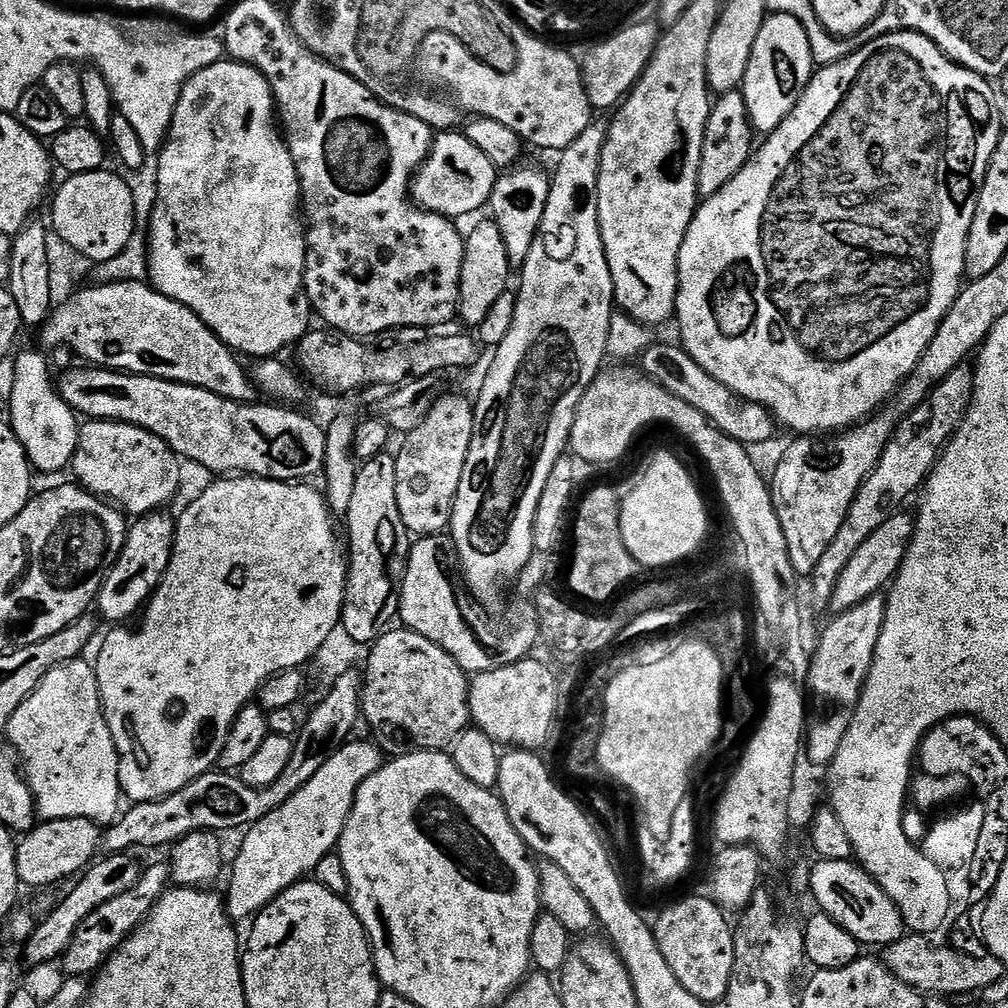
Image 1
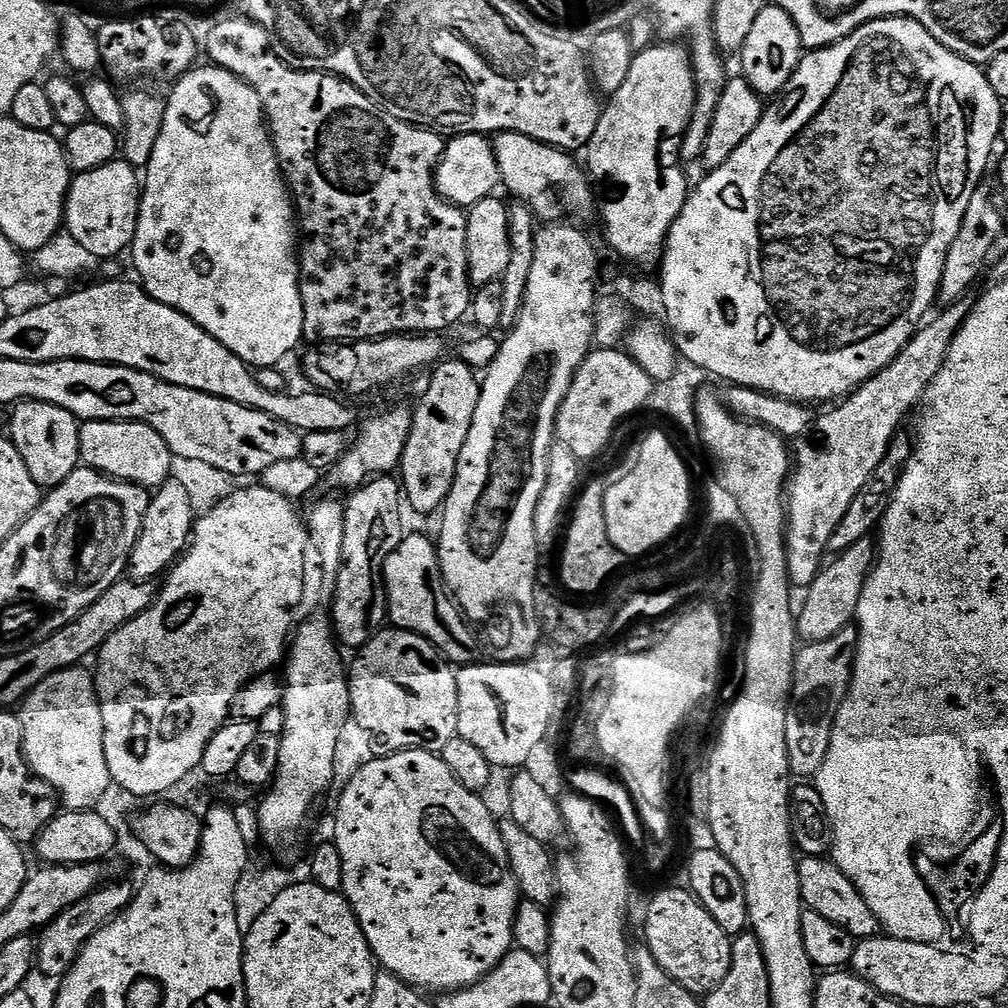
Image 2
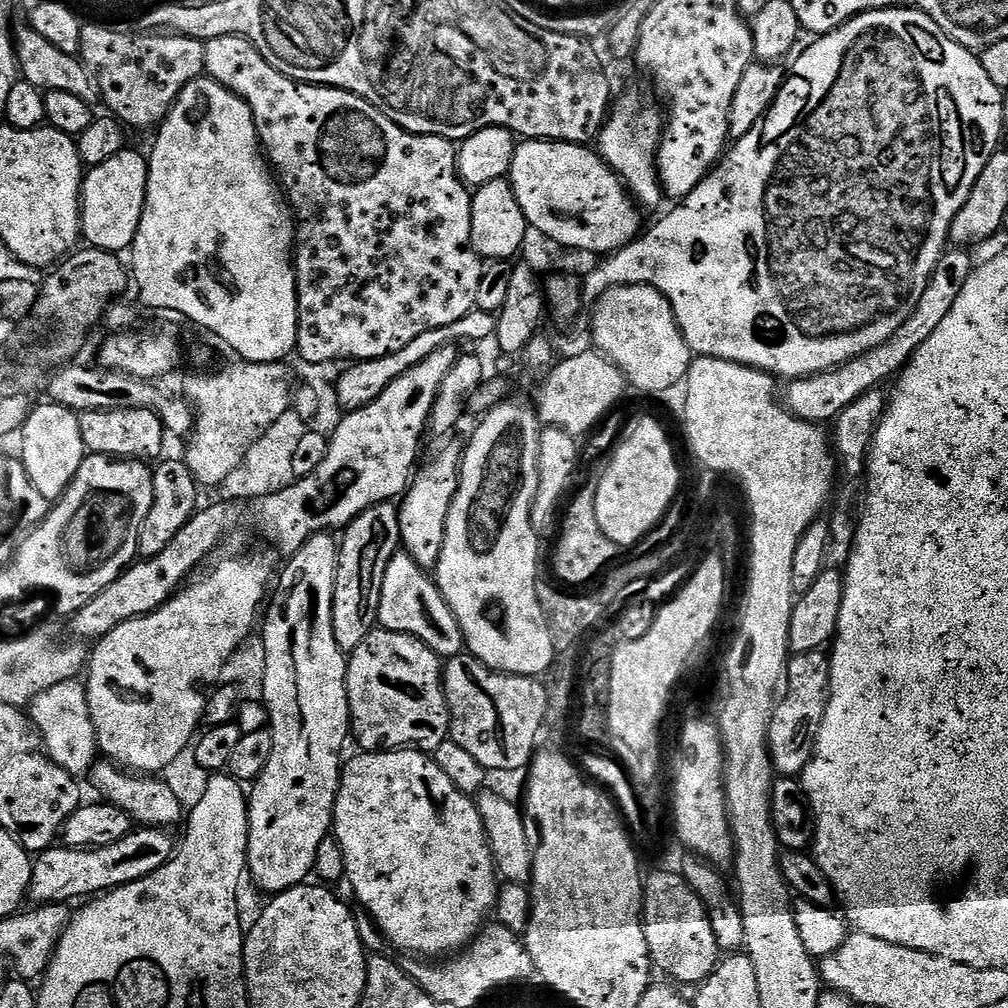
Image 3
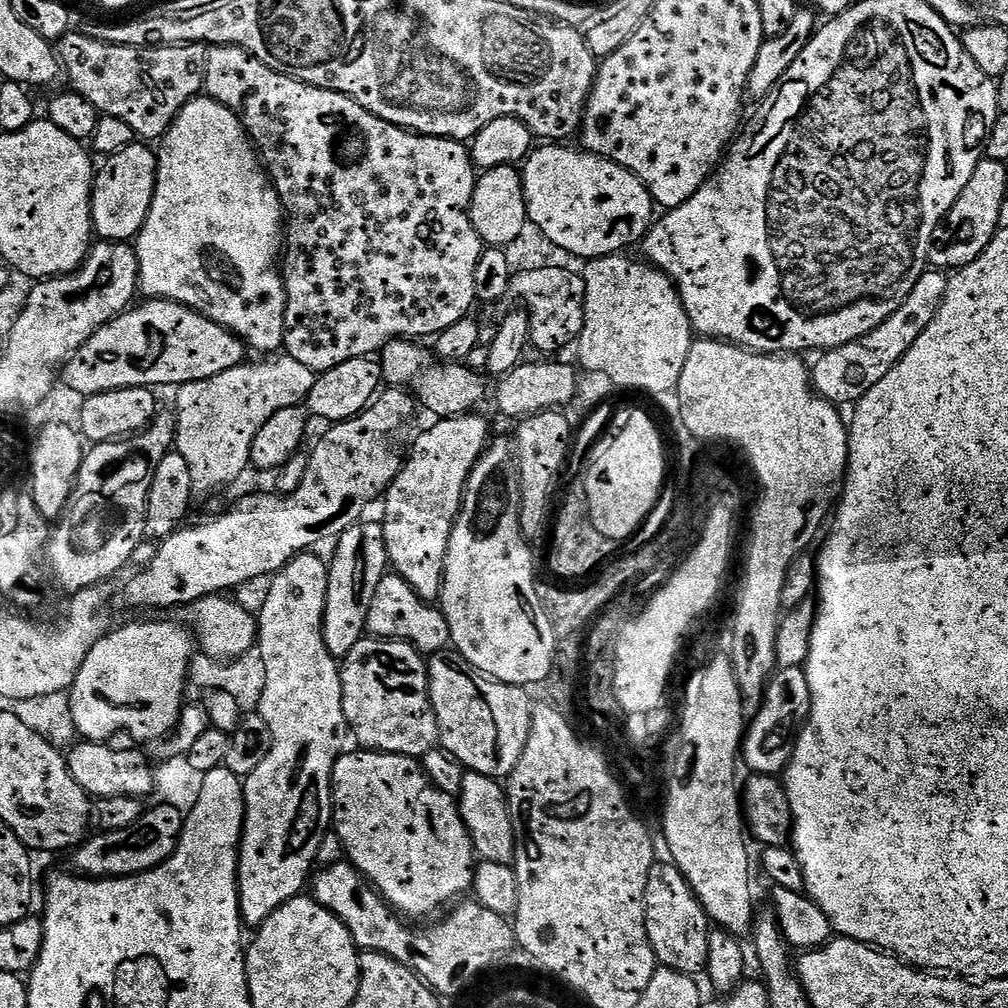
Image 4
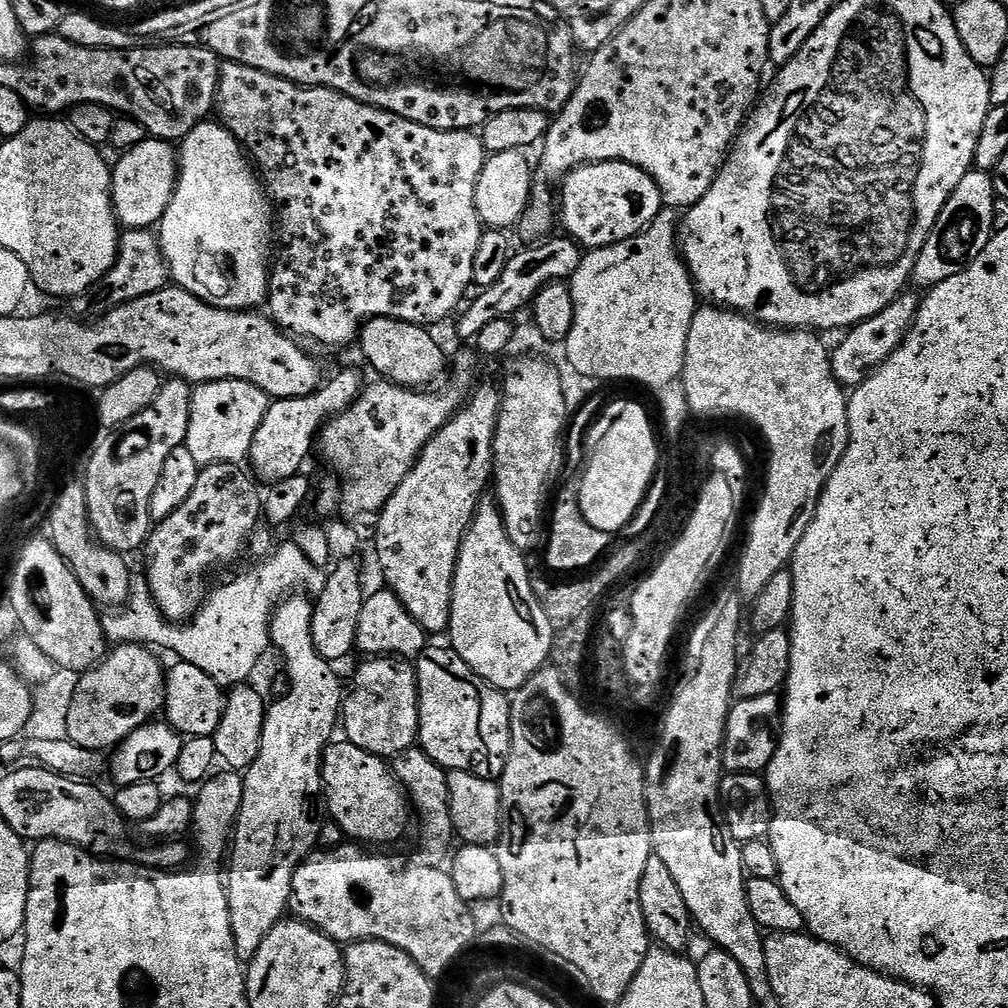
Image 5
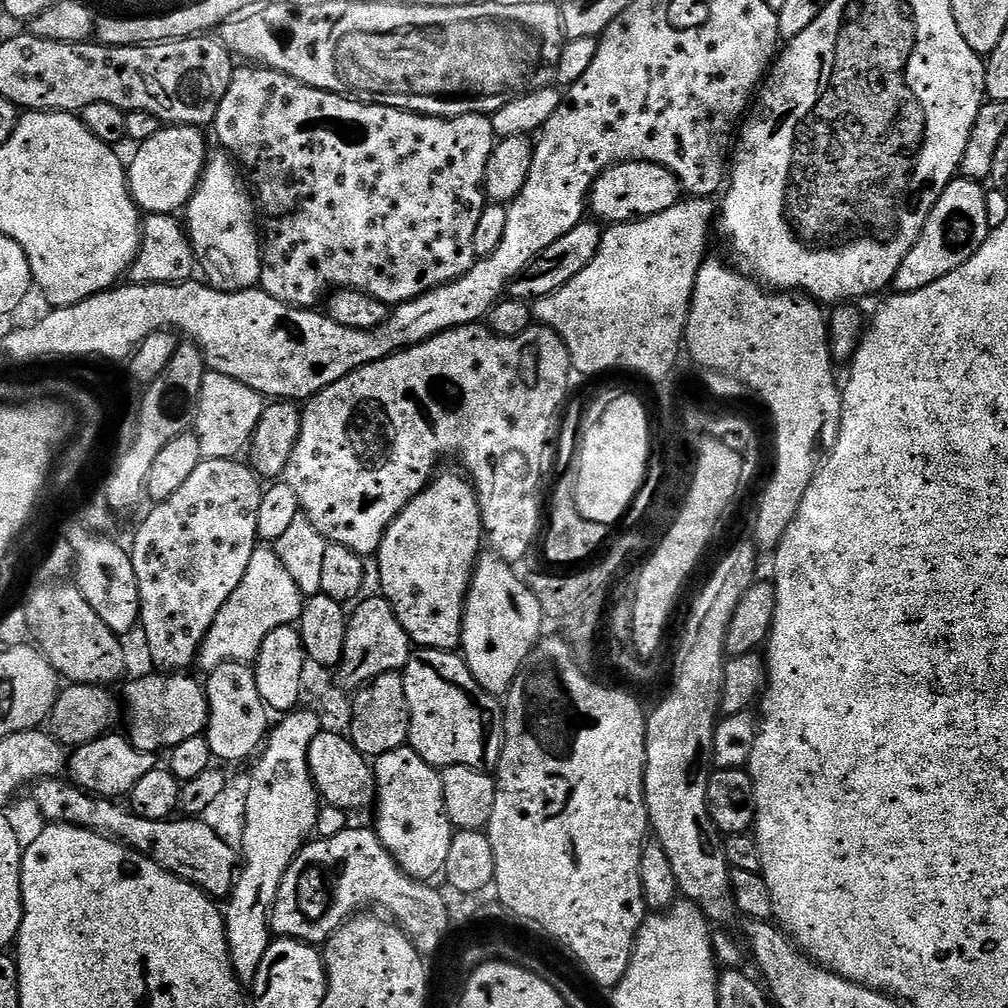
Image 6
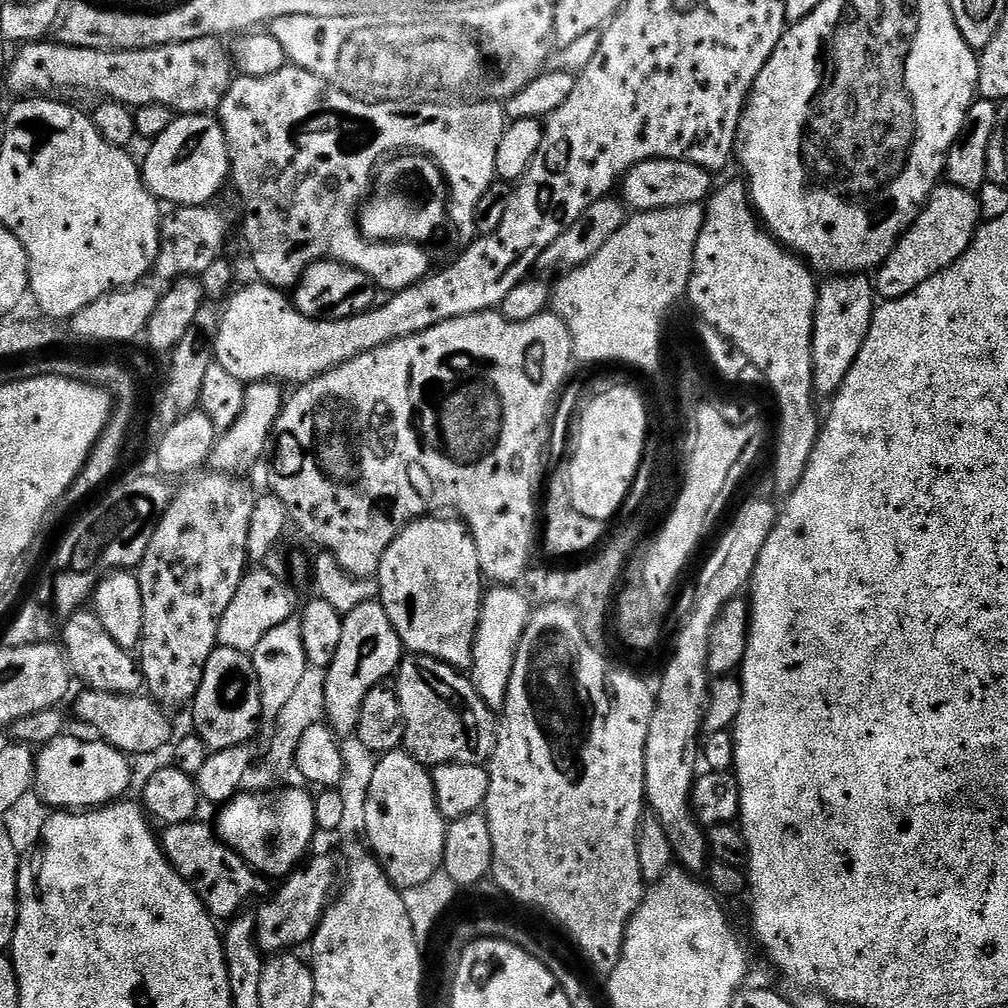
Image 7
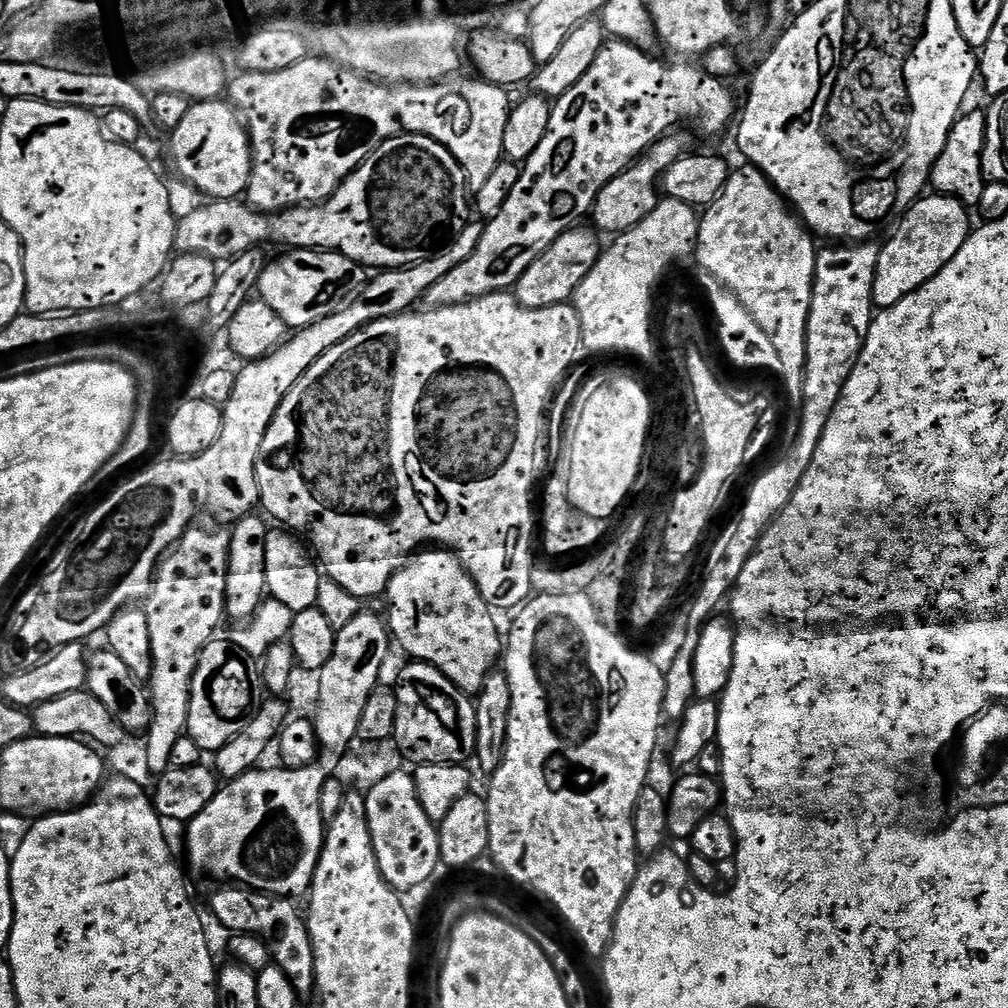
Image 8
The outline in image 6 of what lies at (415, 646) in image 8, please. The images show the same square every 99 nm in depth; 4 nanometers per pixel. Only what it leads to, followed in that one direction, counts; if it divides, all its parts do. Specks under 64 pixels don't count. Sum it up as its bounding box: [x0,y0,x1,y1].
[378,472,486,652]

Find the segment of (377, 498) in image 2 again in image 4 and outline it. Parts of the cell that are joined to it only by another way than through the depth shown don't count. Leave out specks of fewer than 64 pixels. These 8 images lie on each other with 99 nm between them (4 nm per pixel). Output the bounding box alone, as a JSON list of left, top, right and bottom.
[324,522,390,658]

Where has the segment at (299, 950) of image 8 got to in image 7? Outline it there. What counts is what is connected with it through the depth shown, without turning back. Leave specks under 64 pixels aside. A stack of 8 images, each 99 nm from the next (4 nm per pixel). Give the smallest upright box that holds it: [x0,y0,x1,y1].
[162,819,269,922]

